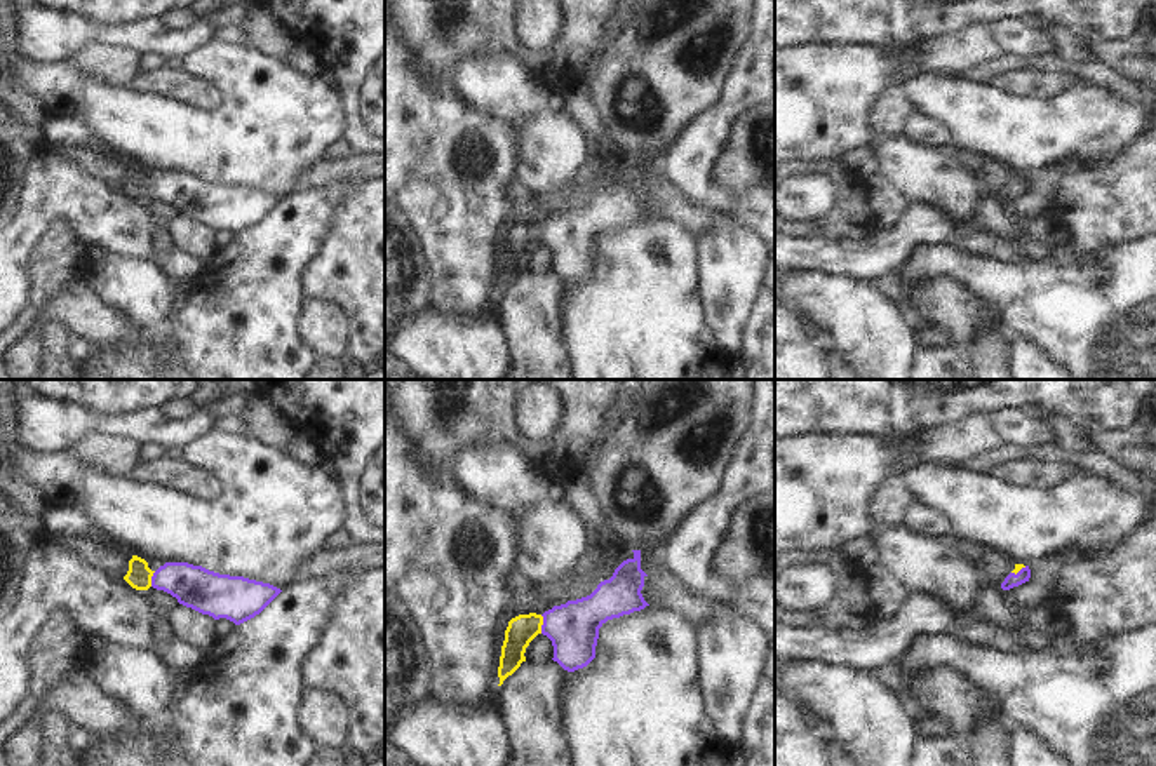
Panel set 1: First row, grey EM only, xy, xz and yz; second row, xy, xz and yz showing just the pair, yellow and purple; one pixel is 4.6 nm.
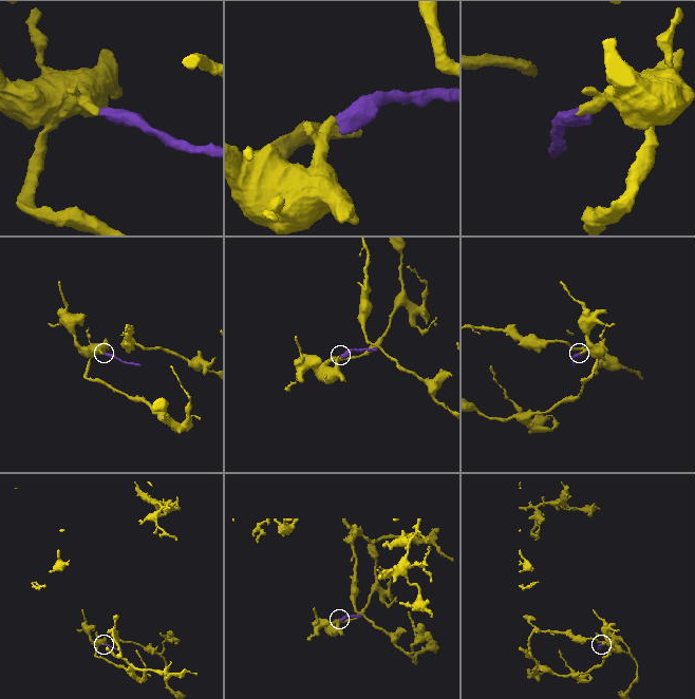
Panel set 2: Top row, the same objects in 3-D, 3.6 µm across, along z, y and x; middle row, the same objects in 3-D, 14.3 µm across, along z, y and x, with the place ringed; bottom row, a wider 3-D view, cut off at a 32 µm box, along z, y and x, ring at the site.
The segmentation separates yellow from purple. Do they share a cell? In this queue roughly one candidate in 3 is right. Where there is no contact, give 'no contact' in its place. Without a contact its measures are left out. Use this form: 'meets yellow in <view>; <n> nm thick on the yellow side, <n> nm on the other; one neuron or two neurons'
meets yellow in xz; 140 nm thick on the yellow side, 240 nm on the other; one neuron

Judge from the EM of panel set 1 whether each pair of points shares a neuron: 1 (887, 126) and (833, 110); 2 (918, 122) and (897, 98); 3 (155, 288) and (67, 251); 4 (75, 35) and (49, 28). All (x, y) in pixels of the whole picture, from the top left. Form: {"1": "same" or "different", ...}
{"1": "different", "2": "different", "3": "different", "4": "same"}

